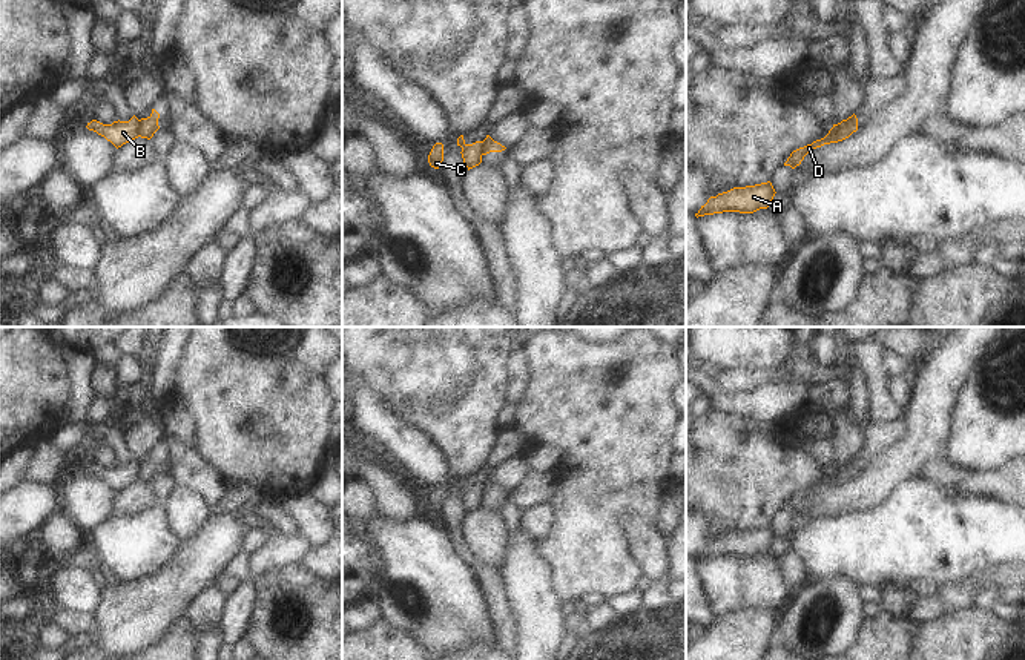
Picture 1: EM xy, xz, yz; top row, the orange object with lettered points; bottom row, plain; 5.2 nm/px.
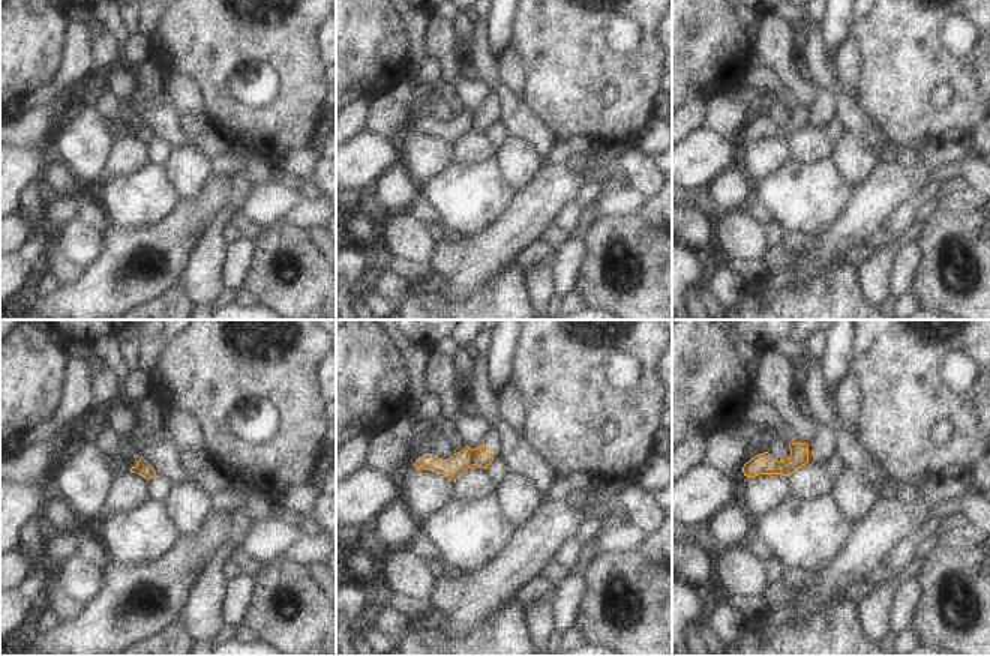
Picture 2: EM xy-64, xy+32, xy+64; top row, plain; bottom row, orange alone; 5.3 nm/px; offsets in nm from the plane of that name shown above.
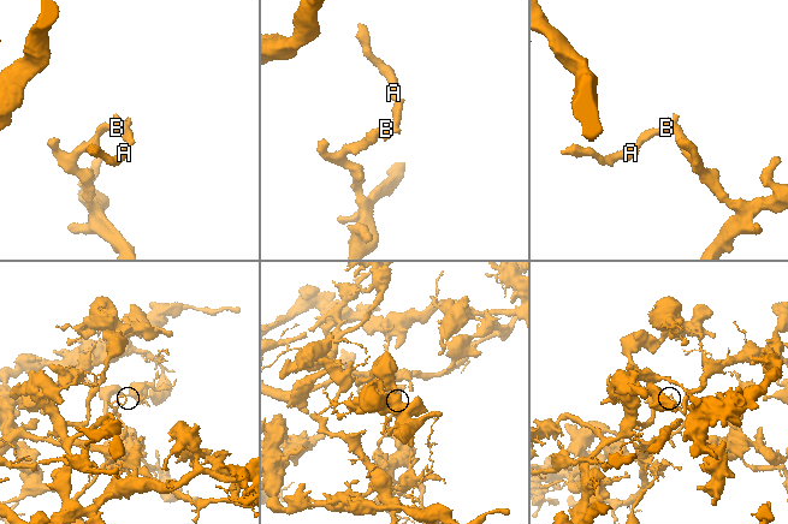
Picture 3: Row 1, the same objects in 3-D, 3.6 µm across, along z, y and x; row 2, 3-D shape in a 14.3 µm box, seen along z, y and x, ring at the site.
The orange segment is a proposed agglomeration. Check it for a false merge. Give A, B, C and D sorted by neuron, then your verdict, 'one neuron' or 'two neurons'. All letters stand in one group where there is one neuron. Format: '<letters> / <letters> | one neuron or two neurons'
A D / B C | two neurons

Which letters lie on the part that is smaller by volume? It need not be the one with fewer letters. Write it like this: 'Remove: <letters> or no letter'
Remove: A, D

